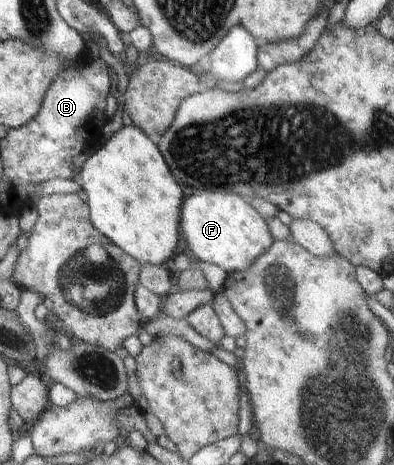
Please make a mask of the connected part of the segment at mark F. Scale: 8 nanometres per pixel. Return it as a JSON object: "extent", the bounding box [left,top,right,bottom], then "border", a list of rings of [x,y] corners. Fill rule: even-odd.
{"extent":[179,191,274,273],"border":[[[199,191],[184,199],[179,217],[187,250],[195,258],[213,263],[226,273],[245,271],[274,243],[269,227],[251,203],[233,192]]]}

